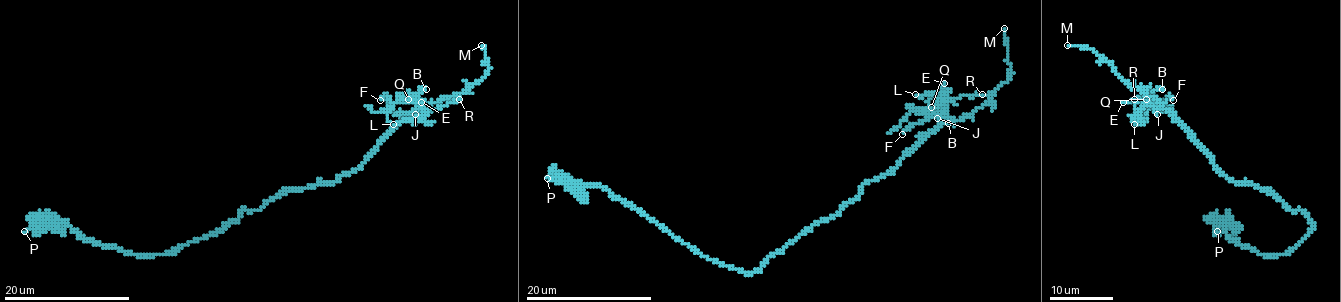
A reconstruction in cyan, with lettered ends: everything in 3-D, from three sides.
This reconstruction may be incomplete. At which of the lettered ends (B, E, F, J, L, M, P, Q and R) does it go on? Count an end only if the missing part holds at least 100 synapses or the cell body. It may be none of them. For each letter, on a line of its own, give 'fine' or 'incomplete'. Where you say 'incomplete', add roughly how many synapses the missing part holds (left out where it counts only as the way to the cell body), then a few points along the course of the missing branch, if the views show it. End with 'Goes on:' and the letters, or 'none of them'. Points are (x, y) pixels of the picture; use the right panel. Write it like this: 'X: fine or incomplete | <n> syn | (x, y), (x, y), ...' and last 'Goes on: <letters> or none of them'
B: fine
E: fine
F: fine
J: fine
L: fine
M: incomplete
P: fine
Q: fine
R: fine
Goes on: M

